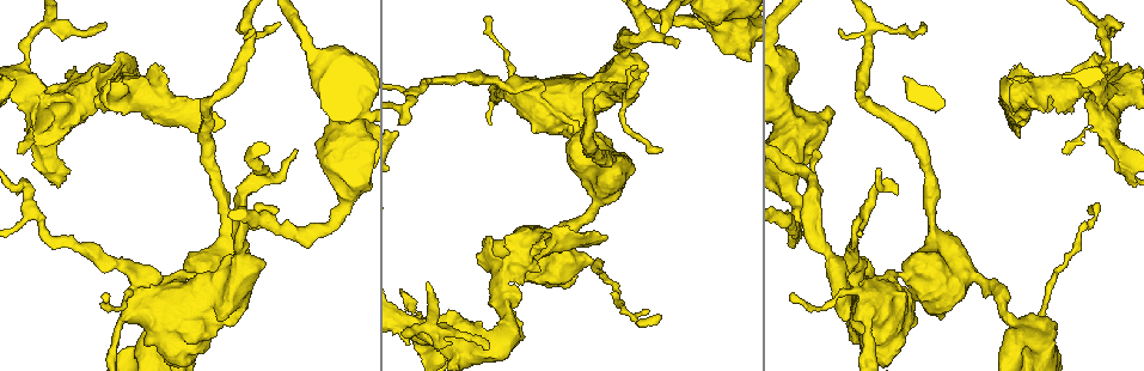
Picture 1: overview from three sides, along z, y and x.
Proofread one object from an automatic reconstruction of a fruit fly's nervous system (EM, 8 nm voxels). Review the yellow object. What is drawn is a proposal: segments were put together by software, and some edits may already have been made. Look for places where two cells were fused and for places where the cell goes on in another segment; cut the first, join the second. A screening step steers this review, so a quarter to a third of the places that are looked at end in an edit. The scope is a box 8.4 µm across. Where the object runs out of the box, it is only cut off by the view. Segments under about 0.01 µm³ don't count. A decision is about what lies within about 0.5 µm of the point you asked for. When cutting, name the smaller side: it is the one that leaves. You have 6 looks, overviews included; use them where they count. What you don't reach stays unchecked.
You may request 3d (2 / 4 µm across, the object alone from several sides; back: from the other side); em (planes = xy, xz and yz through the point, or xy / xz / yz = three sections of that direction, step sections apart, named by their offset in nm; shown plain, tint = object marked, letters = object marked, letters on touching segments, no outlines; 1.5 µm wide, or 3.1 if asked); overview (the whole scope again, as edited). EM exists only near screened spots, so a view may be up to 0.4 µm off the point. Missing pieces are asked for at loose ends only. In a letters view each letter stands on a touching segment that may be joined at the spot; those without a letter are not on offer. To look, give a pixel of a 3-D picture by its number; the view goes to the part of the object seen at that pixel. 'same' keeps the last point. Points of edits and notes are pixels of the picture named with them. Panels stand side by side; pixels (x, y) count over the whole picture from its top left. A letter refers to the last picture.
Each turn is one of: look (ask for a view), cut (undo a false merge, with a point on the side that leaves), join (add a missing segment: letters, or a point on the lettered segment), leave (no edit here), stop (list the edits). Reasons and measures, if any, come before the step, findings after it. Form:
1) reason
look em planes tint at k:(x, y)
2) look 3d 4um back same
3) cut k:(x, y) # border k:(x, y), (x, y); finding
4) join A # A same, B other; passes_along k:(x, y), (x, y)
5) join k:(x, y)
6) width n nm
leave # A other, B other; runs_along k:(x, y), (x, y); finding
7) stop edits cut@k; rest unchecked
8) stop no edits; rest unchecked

an open end
look em planes letters at 1:(605, 236)

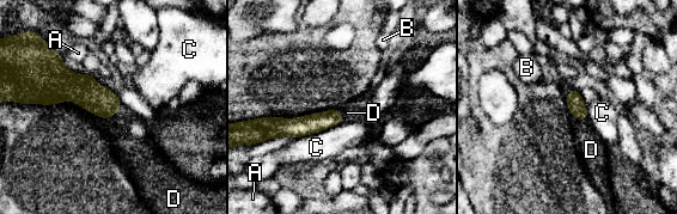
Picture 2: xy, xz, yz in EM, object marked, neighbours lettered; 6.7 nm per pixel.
join 2:(591, 150) # A other, B other, C other, D same; passes_along 2:(577, 106), (580, 118), (591, 150); the cell continues

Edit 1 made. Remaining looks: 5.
a fork
look 3d 4um at 1:(504, 299)

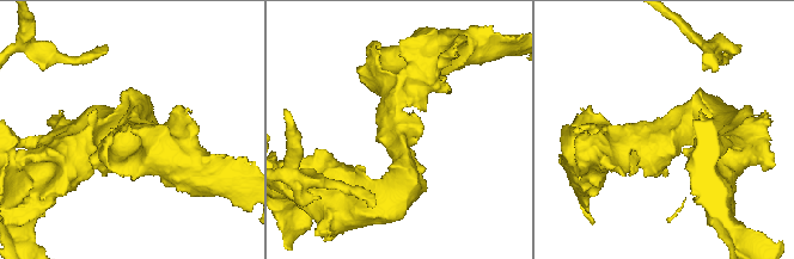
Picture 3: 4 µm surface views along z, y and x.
need the tissue
look em yz step 8 tint at 3:(397, 135)

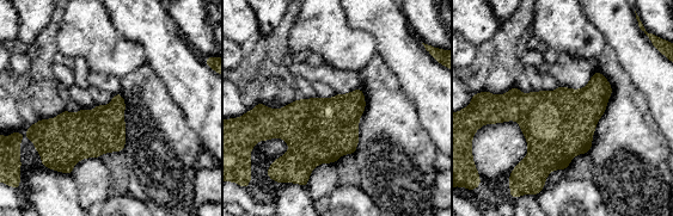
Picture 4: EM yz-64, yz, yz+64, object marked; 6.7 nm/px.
another direction
look em planes letters same

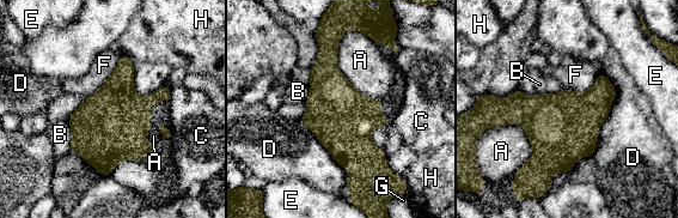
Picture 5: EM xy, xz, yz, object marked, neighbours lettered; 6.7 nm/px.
leave # A other, B other, C other, D other, E other, F other, G other, H other; continuous, no second cell

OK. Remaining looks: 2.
stop edits join@2; rest unchecked

